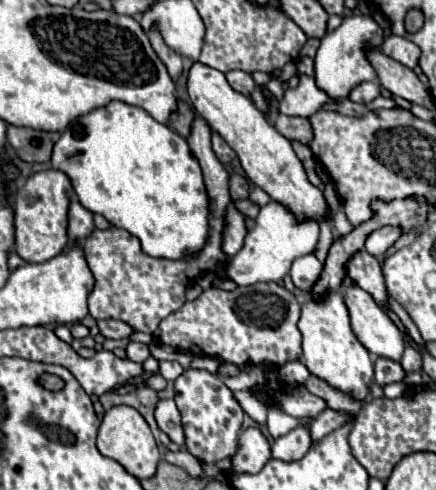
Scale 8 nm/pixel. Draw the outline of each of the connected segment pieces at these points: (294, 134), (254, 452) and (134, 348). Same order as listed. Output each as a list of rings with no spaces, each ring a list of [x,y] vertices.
[[[280,115],[276,119],[276,125],[274,125],[286,139],[298,139],[302,143],[310,143],[312,139],[312,129],[308,125],[308,119],[302,119],[302,117],[288,117],[288,115]]]
[[[248,427],[238,437],[238,451],[232,459],[238,473],[258,473],[270,459],[270,443],[258,427]]]
[[[130,341],[128,349],[126,349],[126,355],[128,355],[128,359],[130,359],[130,361],[144,363],[144,361],[150,357],[150,349],[148,349],[148,345],[144,345],[144,343]]]

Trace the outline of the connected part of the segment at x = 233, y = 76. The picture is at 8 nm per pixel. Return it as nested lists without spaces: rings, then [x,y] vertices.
[[[228,71],[226,73],[226,79],[230,83],[230,87],[242,95],[248,95],[250,93],[250,85],[248,85],[248,73],[244,71]]]

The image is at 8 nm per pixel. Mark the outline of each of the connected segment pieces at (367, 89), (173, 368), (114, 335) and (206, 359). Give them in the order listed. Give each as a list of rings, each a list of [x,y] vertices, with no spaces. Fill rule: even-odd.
[[[360,83],[360,85],[356,85],[356,87],[350,91],[348,99],[354,101],[354,103],[370,103],[370,101],[374,101],[378,95],[380,95],[378,85],[374,85],[374,83]]]
[[[160,361],[160,375],[168,381],[176,381],[184,373],[182,365],[176,361]]]
[[[116,319],[98,321],[98,327],[100,327],[100,333],[102,333],[106,339],[130,339],[130,337],[136,333],[128,323],[116,321]]]
[[[194,355],[192,367],[207,370],[211,373],[217,373],[219,371],[219,359],[210,357],[209,355]]]

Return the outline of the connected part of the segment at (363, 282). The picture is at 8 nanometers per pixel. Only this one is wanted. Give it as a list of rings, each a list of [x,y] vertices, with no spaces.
[[[366,251],[356,253],[356,257],[352,257],[352,261],[348,261],[348,277],[352,277],[352,281],[356,285],[360,285],[364,291],[368,291],[384,311],[390,311],[388,289],[386,289],[384,275],[382,275],[382,269],[380,269],[380,263],[376,257],[372,257]]]

